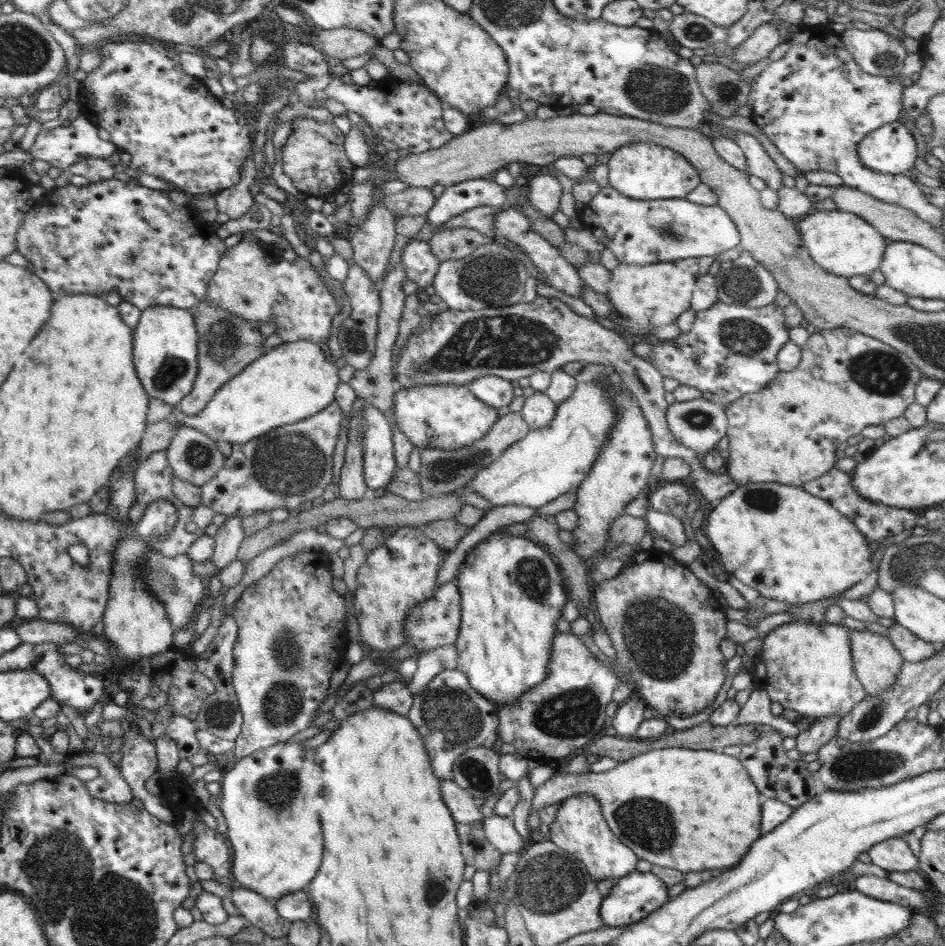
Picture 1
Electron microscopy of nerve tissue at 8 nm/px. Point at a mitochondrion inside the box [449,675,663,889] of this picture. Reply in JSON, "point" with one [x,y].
{"point":[567,715]}

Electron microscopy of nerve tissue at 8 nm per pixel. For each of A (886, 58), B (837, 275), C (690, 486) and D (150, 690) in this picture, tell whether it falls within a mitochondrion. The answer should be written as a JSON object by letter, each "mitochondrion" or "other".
{"A":"mitochondrion","B":"other","C":"other","D":"other"}

